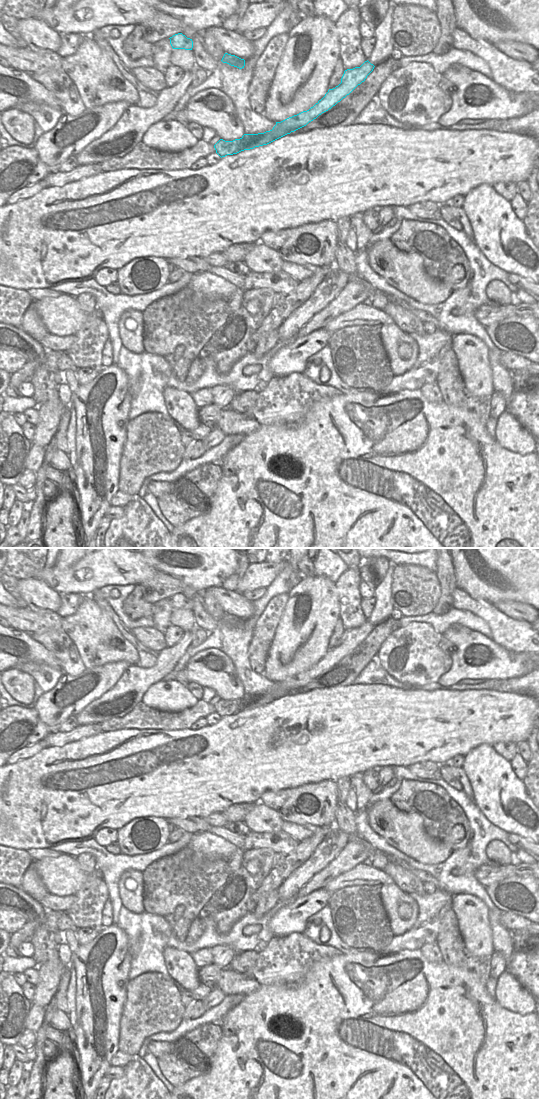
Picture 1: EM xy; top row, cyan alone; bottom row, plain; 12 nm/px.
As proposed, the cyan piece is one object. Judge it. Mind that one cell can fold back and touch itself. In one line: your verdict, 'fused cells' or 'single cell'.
fused cells

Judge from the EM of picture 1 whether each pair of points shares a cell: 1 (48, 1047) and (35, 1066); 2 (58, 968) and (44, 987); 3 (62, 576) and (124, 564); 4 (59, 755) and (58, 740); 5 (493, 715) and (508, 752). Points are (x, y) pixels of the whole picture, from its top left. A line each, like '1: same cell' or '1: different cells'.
1: different cells
2: same cell
3: same cell
4: different cells
5: different cells

